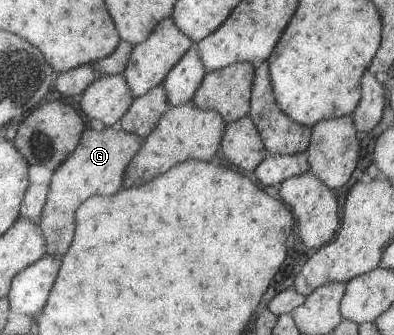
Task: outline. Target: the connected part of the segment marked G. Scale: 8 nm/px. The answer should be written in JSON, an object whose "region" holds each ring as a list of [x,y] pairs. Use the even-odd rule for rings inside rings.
{"region":[[[122,127],[105,128],[102,132],[87,129],[78,149],[59,169],[54,171],[45,210],[40,221],[46,237],[48,254],[64,258],[74,244],[79,207],[94,196],[111,197],[123,190],[129,165],[143,148],[144,139]]]}

